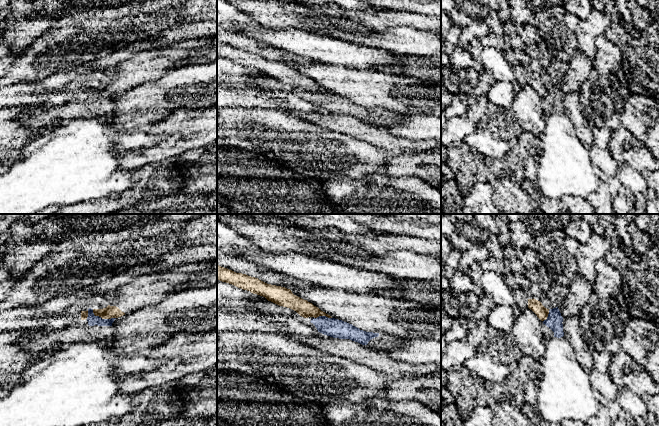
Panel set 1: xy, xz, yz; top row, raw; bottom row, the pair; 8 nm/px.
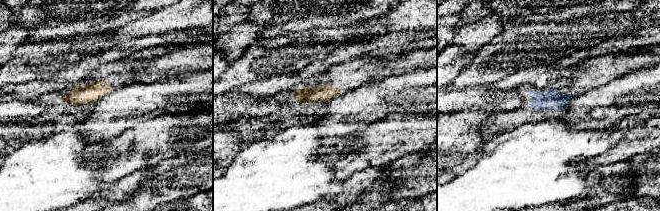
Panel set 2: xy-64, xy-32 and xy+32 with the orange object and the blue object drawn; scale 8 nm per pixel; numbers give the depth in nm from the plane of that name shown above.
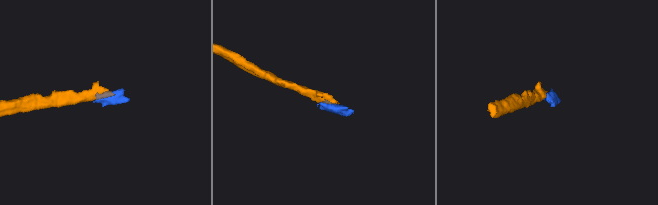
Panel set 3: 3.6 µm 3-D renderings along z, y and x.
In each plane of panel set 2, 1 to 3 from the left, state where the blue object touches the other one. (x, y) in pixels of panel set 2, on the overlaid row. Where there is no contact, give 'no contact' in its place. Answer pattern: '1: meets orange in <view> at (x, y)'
1: no contact
2: meets orange in xy-32 at (320, 101)
3: no contact

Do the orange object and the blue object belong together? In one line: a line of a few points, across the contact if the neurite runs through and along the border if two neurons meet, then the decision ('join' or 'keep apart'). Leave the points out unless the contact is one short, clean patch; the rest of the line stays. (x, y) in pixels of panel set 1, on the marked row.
line xy (92, 309), (95, 315), (102, 318), (115, 318); keep apart

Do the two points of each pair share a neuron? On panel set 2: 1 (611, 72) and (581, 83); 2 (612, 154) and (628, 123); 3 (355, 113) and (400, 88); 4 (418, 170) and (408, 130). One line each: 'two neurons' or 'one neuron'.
1: one neuron
2: one neuron
3: one neuron
4: two neurons

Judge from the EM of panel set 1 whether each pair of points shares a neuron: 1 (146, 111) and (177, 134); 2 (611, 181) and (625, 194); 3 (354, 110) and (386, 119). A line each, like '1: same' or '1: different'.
1: different
2: same
3: same

